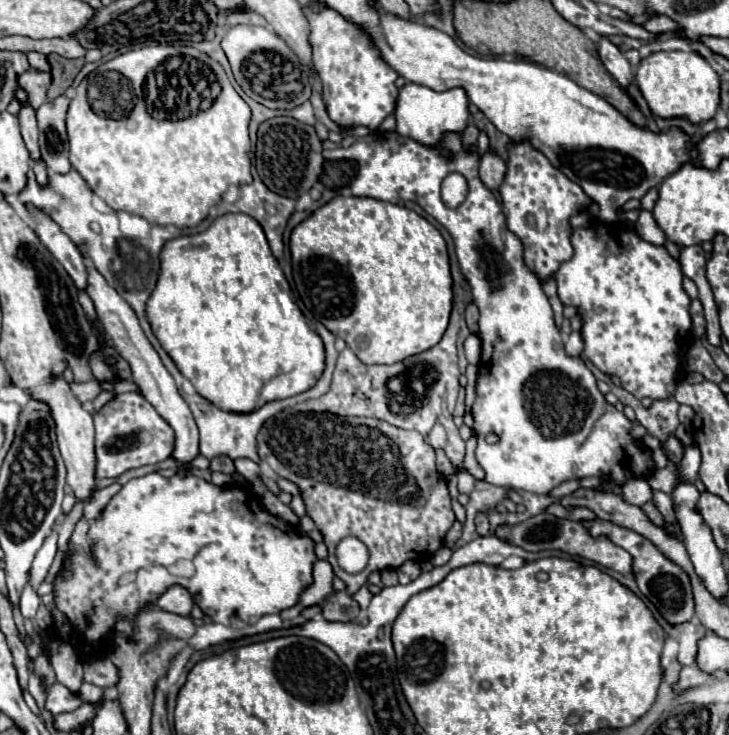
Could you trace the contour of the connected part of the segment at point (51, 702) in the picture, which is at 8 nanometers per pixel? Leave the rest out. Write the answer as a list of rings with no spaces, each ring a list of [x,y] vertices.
[[[55,682],[51,688],[49,688],[49,696],[47,696],[47,710],[53,712],[53,714],[61,714],[61,712],[71,712],[75,708],[79,708],[83,704],[81,696],[71,692],[67,686]]]

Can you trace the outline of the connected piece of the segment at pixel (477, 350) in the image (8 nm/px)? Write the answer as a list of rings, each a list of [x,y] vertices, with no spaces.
[[[469,334],[465,338],[463,348],[465,348],[465,356],[467,356],[469,364],[477,364],[481,360],[481,340],[477,334]]]

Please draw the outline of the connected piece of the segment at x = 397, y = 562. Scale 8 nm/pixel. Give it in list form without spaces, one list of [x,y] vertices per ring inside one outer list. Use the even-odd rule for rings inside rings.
[[[297,412],[267,420],[259,430],[257,448],[259,456],[267,460],[277,476],[299,484],[307,514],[325,536],[325,544],[329,548],[327,560],[331,562],[335,576],[347,584],[349,594],[357,592],[373,570],[399,568],[407,560],[429,560],[443,546],[443,538],[455,520],[447,484],[435,470],[435,450],[415,430],[399,430],[397,426],[377,418],[343,418],[327,412]],[[347,536],[359,538],[371,554],[365,570],[359,574],[347,574],[335,558],[337,544]]]

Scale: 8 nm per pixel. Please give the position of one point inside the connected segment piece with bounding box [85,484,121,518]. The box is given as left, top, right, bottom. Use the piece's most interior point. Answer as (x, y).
(101, 497)

